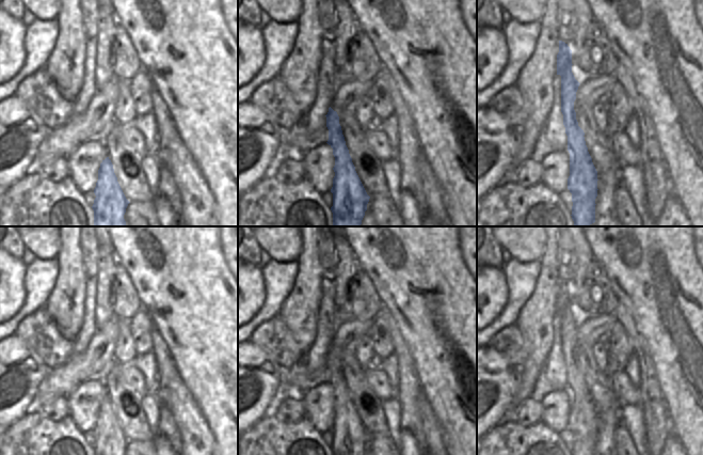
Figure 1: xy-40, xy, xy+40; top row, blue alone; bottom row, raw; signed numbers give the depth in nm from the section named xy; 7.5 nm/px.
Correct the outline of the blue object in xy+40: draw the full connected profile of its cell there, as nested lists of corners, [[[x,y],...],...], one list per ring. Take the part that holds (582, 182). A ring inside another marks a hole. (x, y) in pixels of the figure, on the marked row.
[[[559,41],[557,75],[561,76],[561,112],[568,136],[570,176],[568,189],[572,193],[572,219],[574,226],[589,226],[595,222],[595,205],[600,182],[585,141],[585,132],[578,126],[574,101],[579,82],[574,77],[572,50]]]

